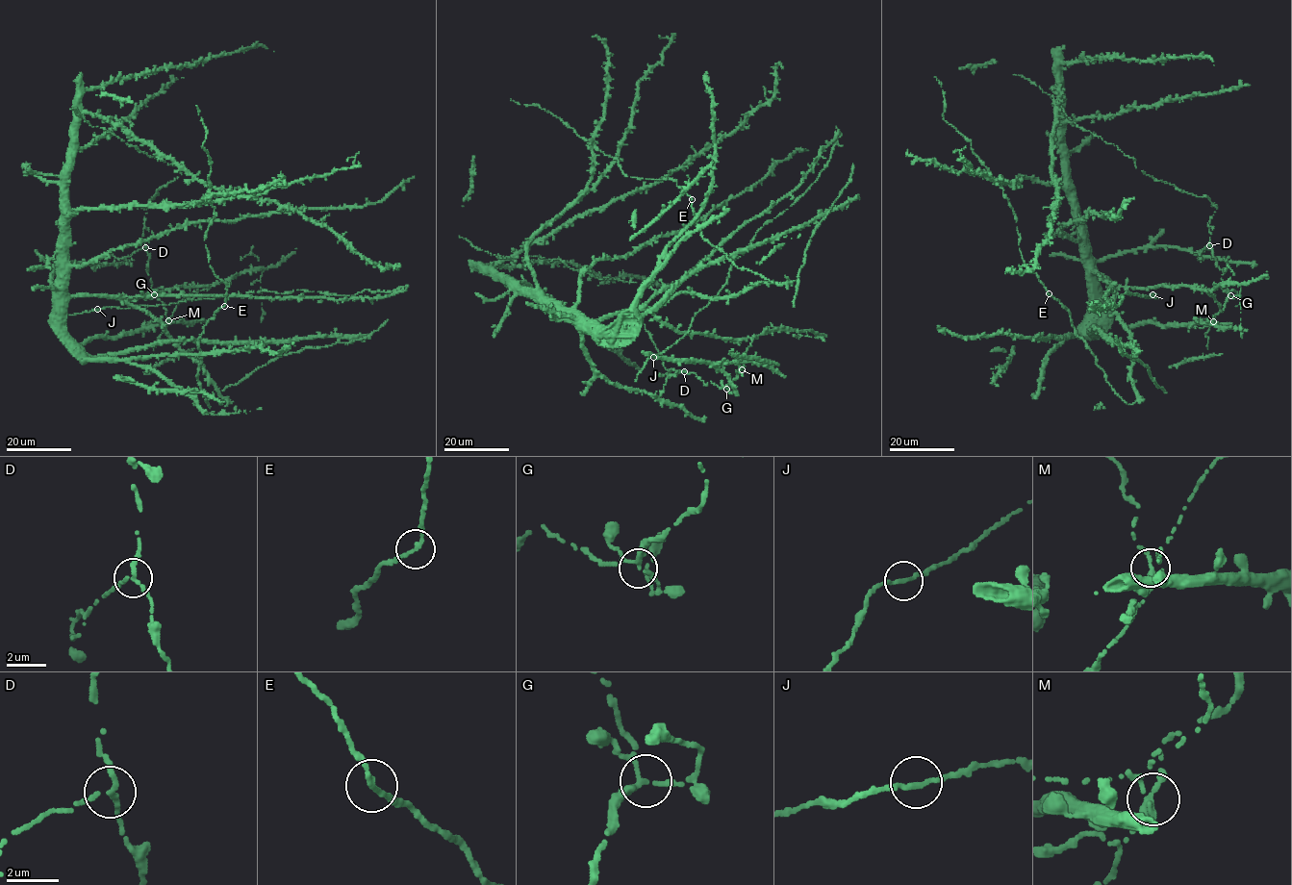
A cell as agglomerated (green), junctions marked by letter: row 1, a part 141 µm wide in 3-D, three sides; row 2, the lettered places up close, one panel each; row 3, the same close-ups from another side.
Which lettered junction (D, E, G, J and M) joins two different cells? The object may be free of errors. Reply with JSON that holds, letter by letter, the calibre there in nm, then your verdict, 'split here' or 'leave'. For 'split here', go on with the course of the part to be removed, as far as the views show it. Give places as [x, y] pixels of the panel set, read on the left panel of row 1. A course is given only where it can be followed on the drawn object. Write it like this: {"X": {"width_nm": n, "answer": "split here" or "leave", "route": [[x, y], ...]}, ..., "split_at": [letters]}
{"D": {"width_nm": 200, "answer": "split here", "route": [[145, 247], [119, 260], [107, 253], [102, 257]]}, "E": {"width_nm": 200, "answer": "leave"}, "G": {"width_nm": 200, "answer": "leave"}, "J": {"width_nm": 200, "answer": "leave"}, "M": {"width_nm": 240, "answer": "leave"}, "split_at": ["D"]}

